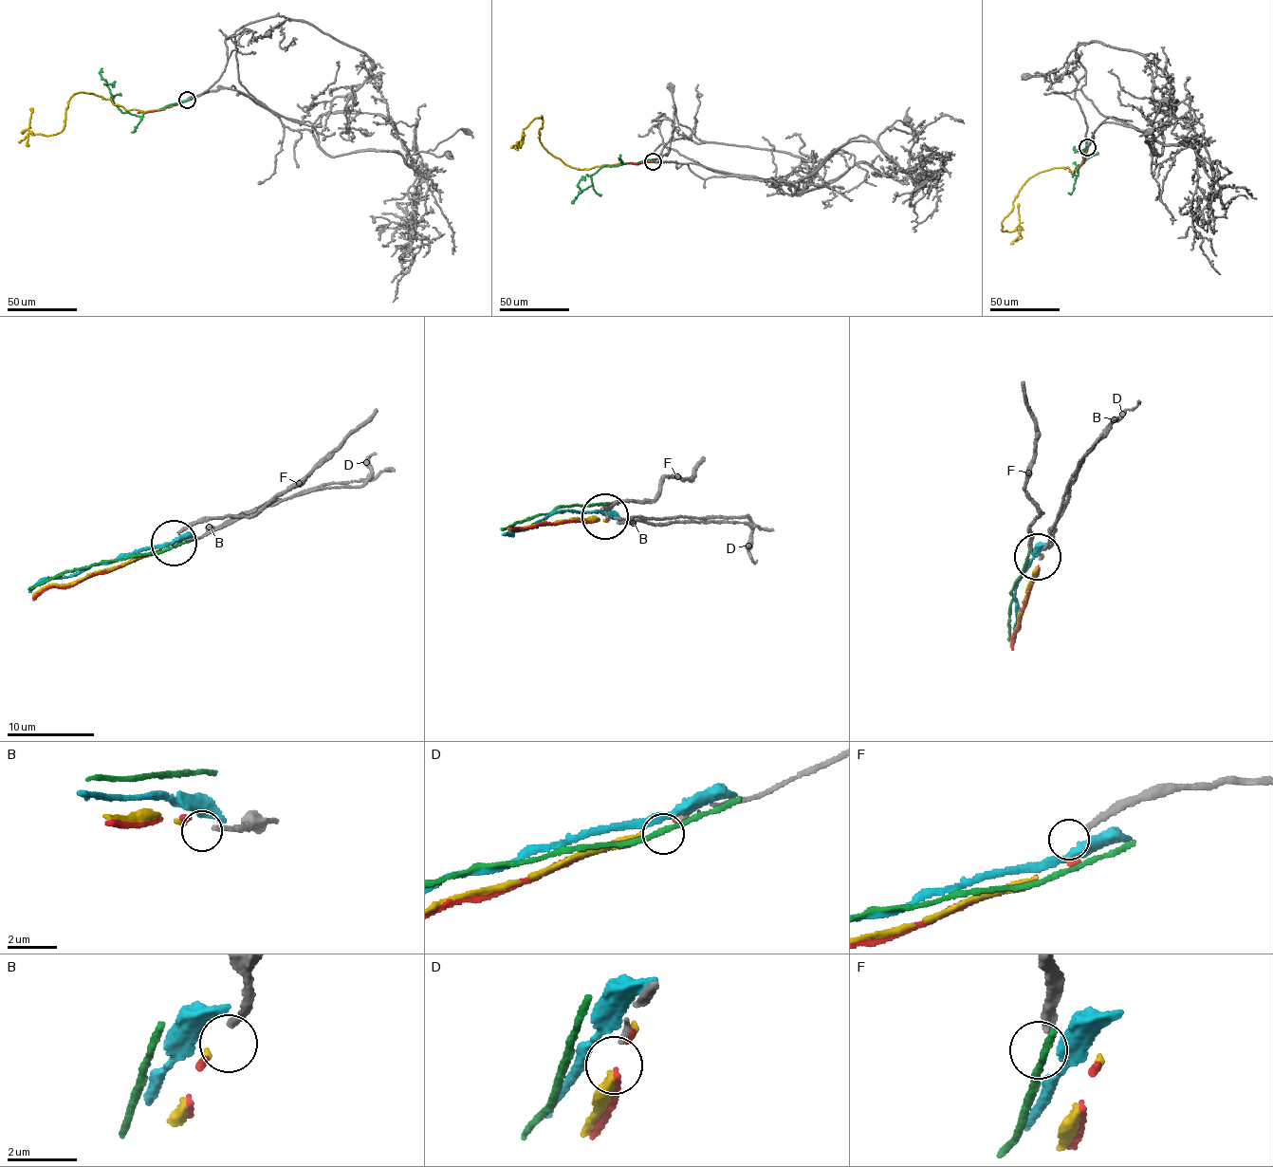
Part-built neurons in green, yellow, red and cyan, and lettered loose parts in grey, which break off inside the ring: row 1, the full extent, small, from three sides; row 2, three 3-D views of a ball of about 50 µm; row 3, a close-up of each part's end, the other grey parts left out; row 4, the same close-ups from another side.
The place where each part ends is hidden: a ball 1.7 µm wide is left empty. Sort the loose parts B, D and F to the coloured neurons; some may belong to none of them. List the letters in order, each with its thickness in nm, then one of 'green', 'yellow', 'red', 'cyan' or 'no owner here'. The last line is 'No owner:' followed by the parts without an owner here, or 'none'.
B: 190 nm | yellow
D: 140 nm | no owner here
F: 260 nm | no owner here
No owner: D, F

